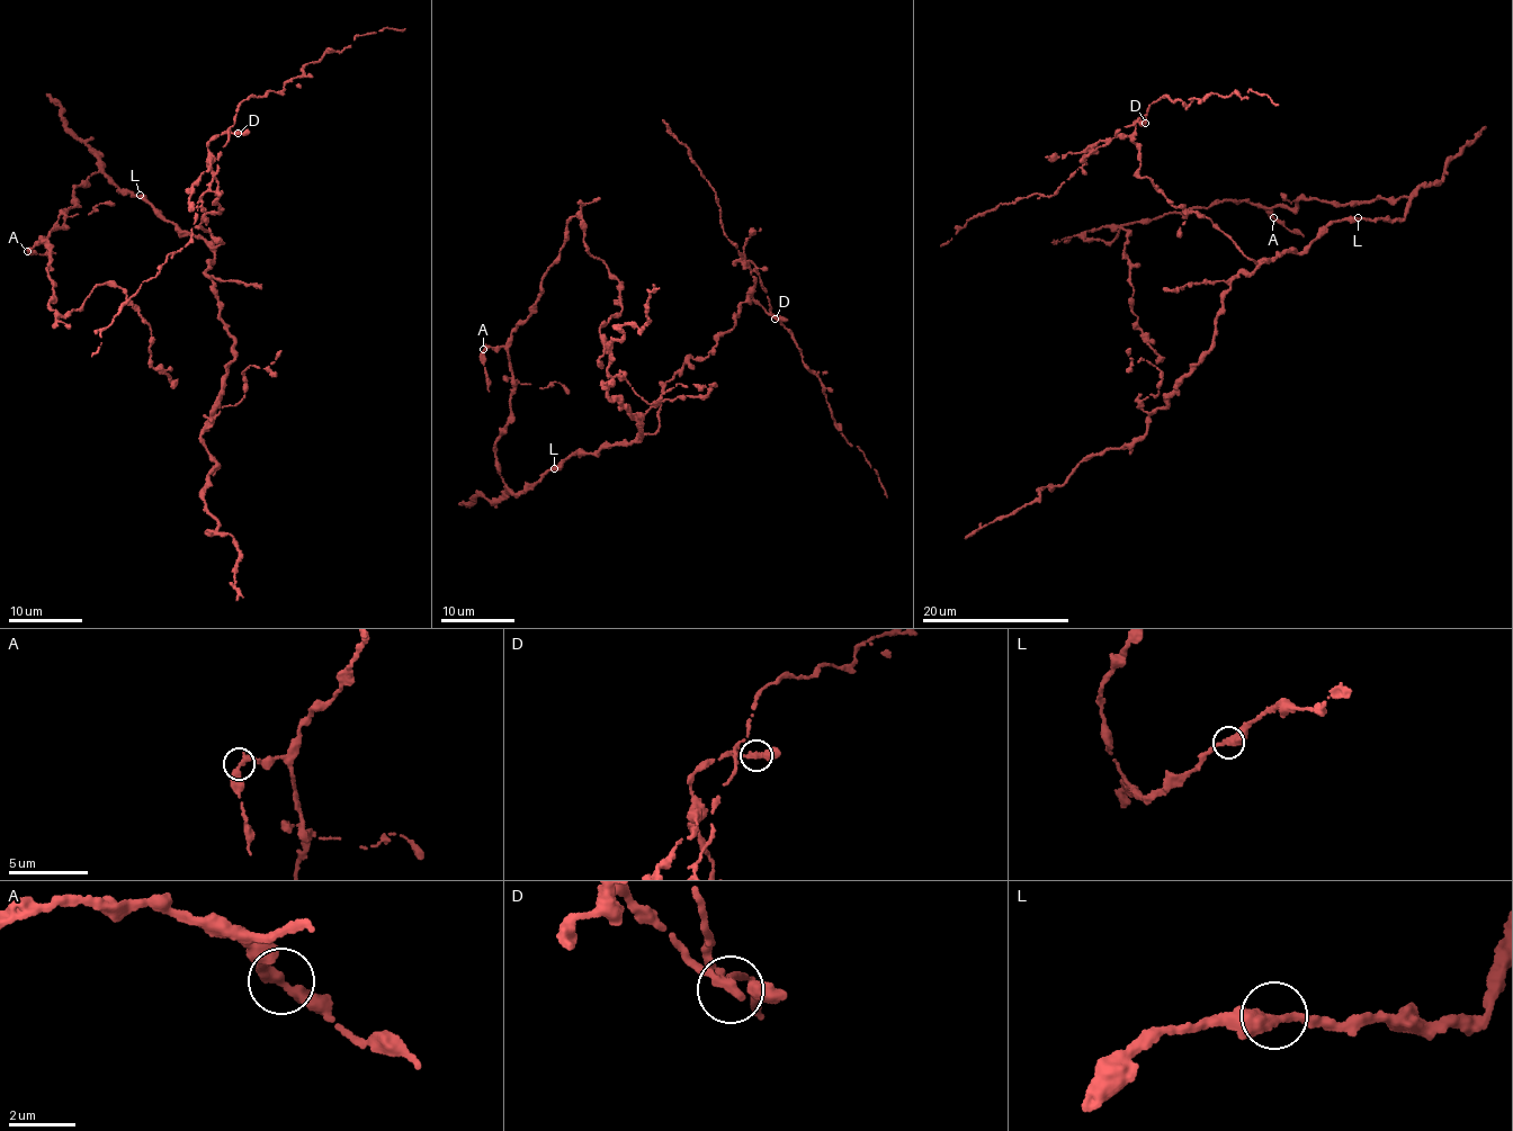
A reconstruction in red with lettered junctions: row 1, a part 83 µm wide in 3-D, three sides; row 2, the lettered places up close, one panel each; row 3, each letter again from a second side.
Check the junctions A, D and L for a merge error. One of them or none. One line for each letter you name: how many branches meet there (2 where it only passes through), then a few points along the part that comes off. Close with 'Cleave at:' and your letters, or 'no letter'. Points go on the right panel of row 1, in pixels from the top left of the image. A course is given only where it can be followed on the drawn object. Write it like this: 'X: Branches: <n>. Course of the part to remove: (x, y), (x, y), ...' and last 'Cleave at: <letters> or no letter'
D: Branches: 2. Course of the part to remove: (1145, 122), (1143, 116), (1086, 154), (1084, 163), (1056, 194), (1047, 197), (1036, 193), (973, 215), (941, 247)
Cleave at: D

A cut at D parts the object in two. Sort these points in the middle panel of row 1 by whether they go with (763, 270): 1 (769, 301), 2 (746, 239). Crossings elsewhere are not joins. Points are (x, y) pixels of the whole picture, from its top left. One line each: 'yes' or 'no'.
1: yes
2: no

